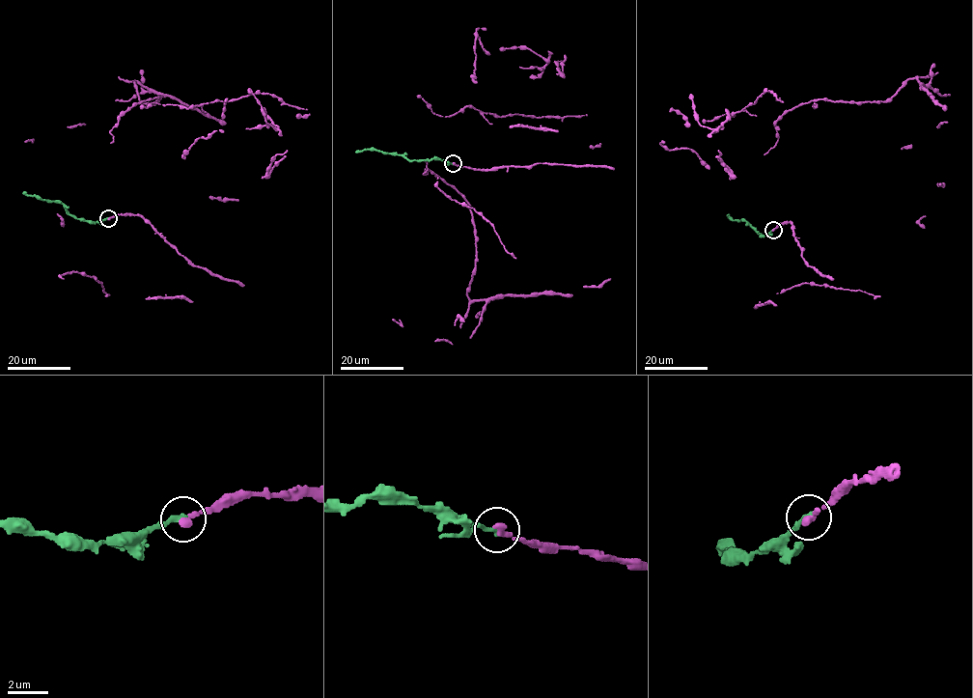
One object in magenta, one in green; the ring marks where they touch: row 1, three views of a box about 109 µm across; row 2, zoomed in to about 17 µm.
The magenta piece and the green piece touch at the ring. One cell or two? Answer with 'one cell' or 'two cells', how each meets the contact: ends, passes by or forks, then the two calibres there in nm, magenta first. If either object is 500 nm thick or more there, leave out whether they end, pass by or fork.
one cell; magenta ends; green ends; calibres 380 and 280 nm

